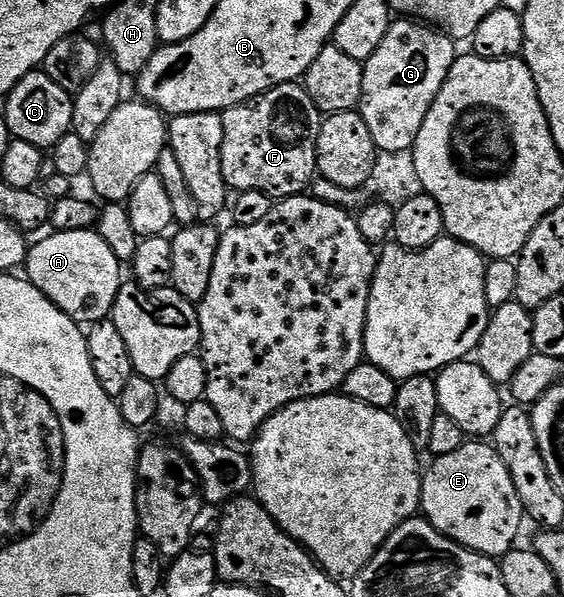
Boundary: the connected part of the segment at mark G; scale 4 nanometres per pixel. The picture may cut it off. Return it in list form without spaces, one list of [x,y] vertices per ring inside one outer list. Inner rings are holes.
[[[398,19],[391,24],[388,35],[384,35],[384,43],[376,47],[376,55],[372,55],[364,63],[364,91],[360,112],[364,123],[368,123],[368,132],[381,152],[411,151],[416,143],[416,135],[420,135],[420,127],[424,127],[424,119],[444,83],[448,79],[448,71],[454,66],[456,52],[455,42],[445,33],[434,27],[427,27],[414,19]]]

